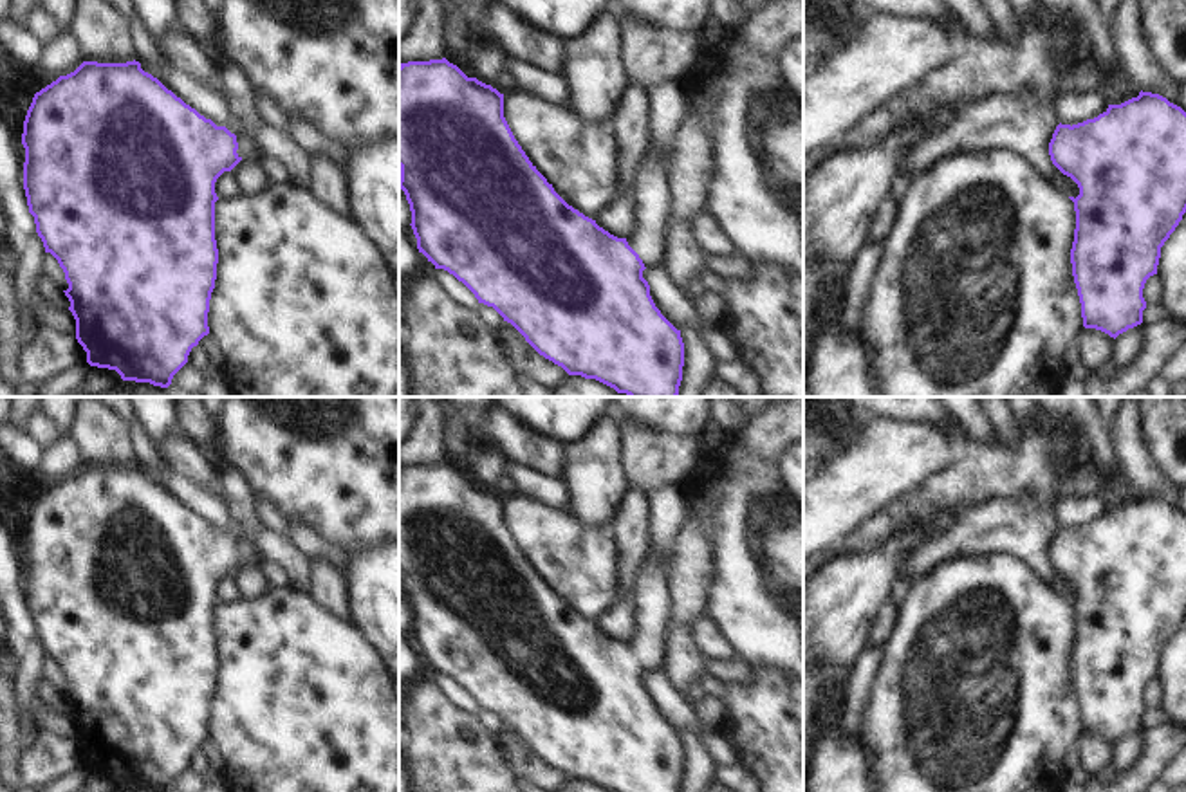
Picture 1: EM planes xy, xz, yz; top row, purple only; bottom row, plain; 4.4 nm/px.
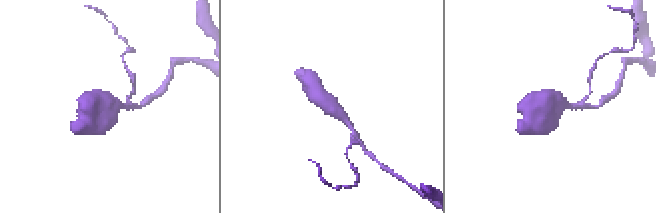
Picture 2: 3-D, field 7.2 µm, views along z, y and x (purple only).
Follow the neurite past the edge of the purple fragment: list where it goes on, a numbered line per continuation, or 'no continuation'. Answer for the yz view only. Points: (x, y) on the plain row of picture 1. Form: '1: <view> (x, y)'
no continuation

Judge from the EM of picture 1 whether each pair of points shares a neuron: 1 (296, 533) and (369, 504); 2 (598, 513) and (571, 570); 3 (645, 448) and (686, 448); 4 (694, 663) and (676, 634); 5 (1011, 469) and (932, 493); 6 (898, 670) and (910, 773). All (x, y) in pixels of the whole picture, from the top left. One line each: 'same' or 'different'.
1: different
2: different
3: same
4: same
5: same
6: same

